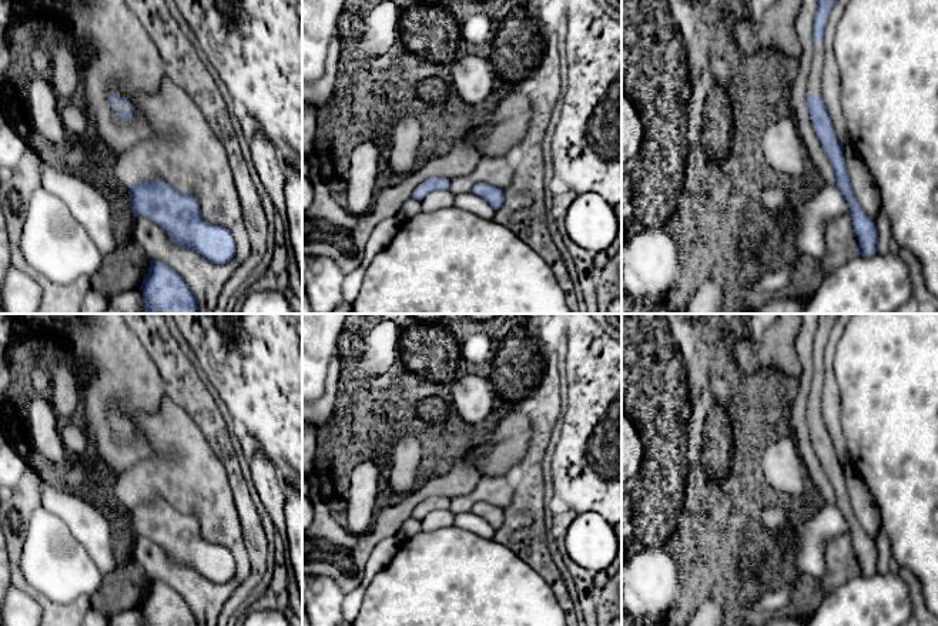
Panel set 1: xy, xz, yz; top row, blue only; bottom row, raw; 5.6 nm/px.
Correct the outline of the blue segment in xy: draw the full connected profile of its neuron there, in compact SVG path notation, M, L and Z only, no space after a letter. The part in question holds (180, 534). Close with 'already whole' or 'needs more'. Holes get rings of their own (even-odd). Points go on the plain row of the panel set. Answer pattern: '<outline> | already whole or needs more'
M163 499L135 503L128 513L134 535L158 543L175 565L191 568L214 583L227 583L235 576L231 550L205 540L195 516L178 512Z | already whole

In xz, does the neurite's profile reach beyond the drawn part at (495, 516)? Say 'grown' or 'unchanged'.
unchanged

